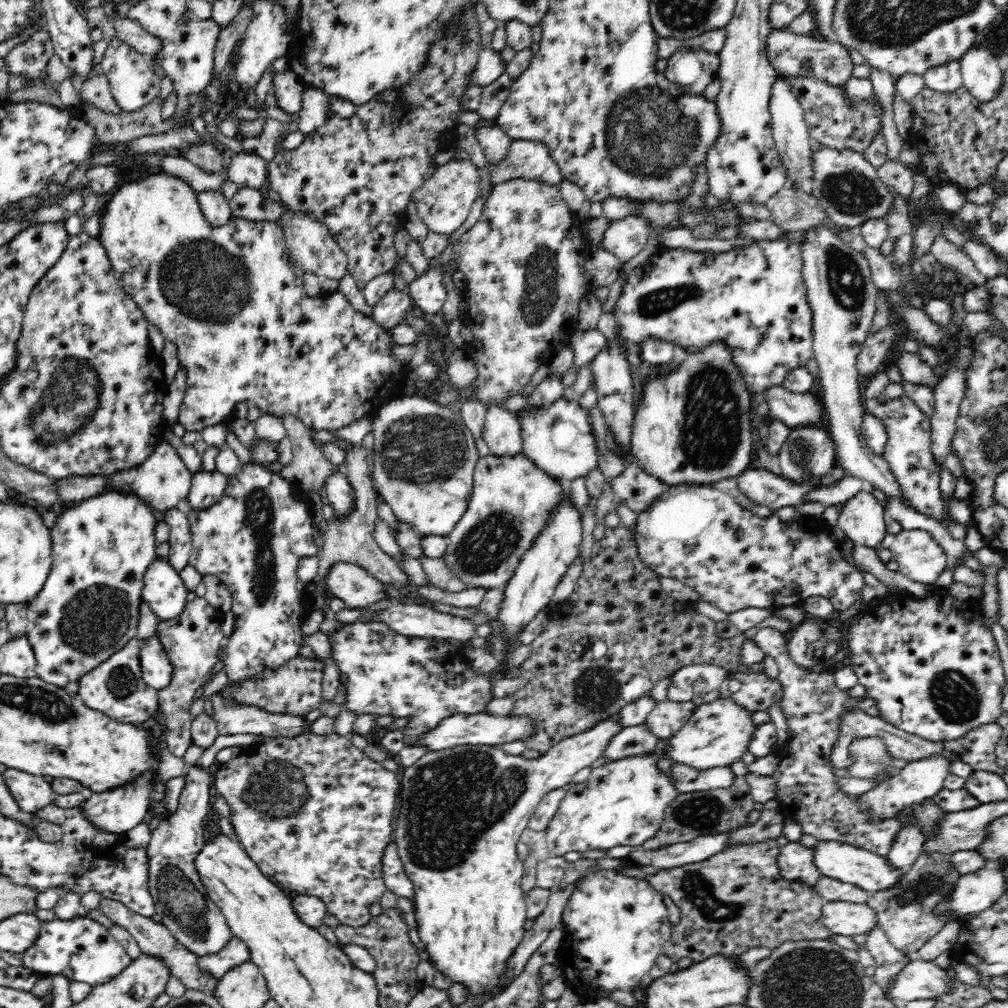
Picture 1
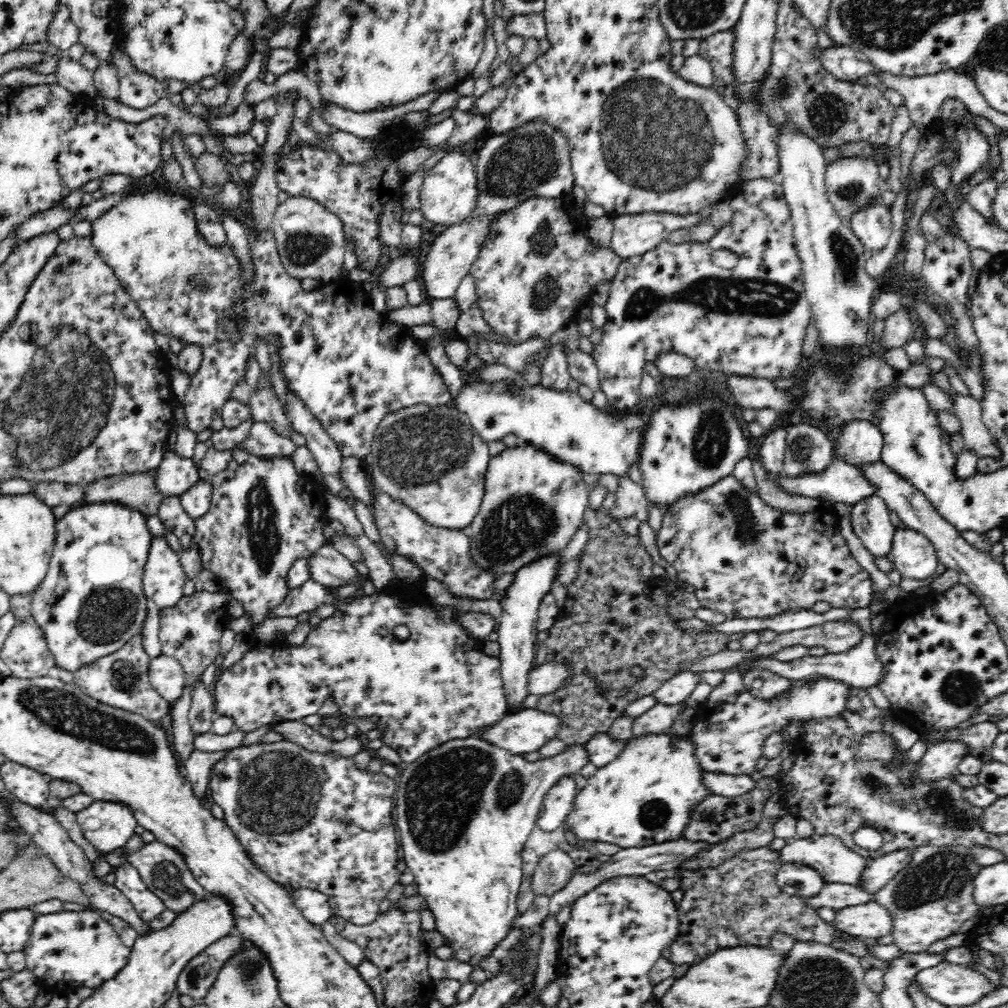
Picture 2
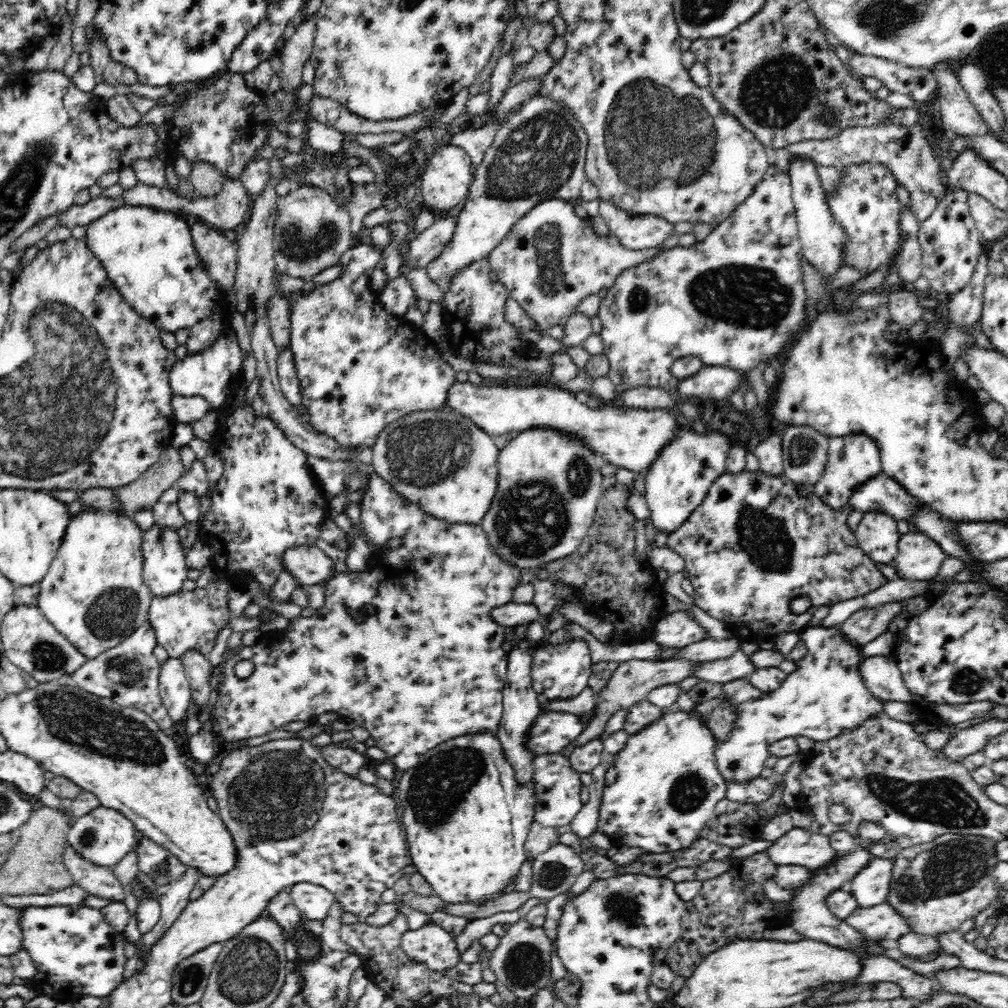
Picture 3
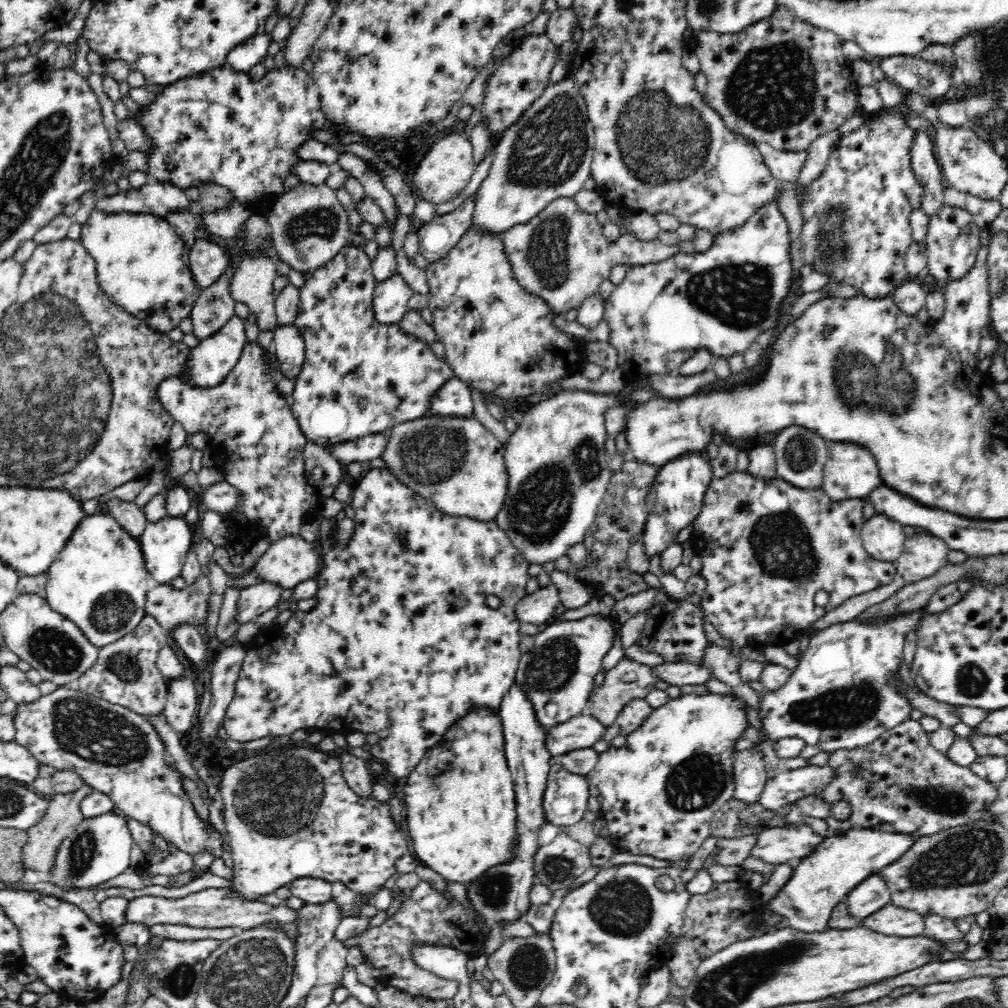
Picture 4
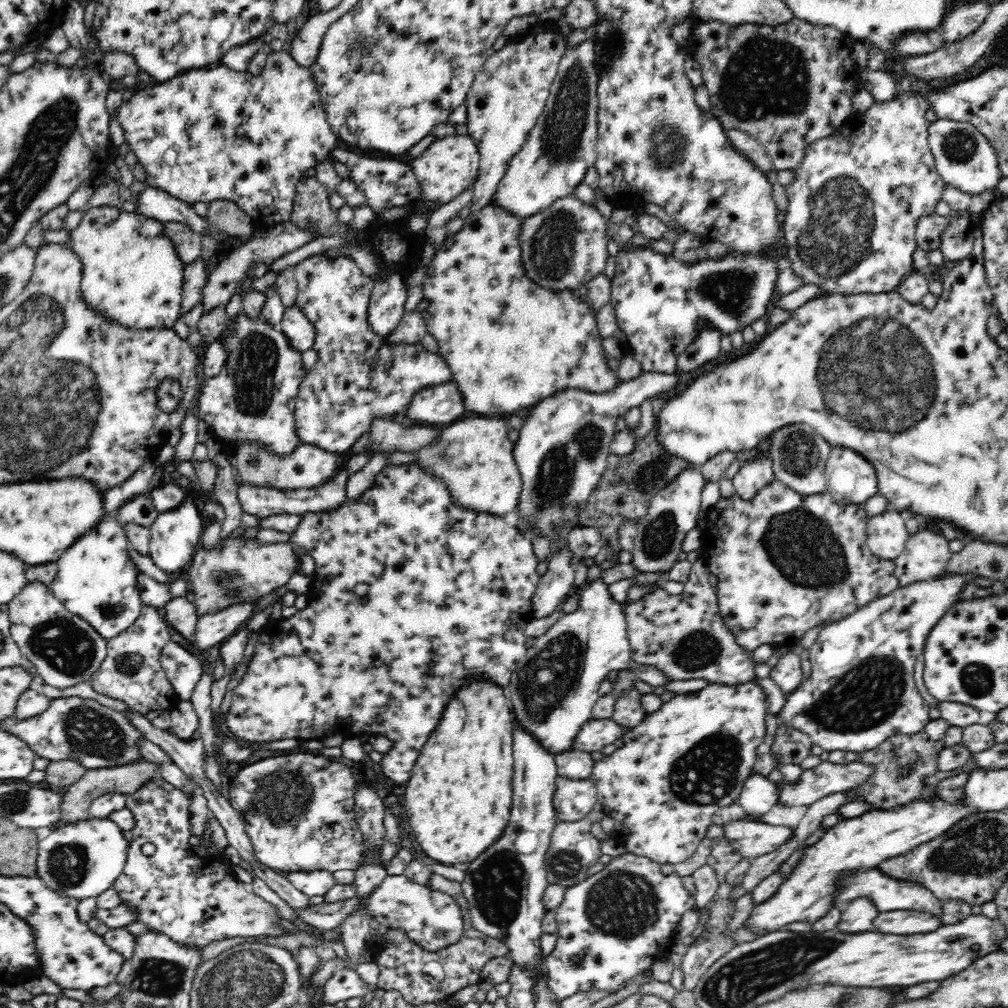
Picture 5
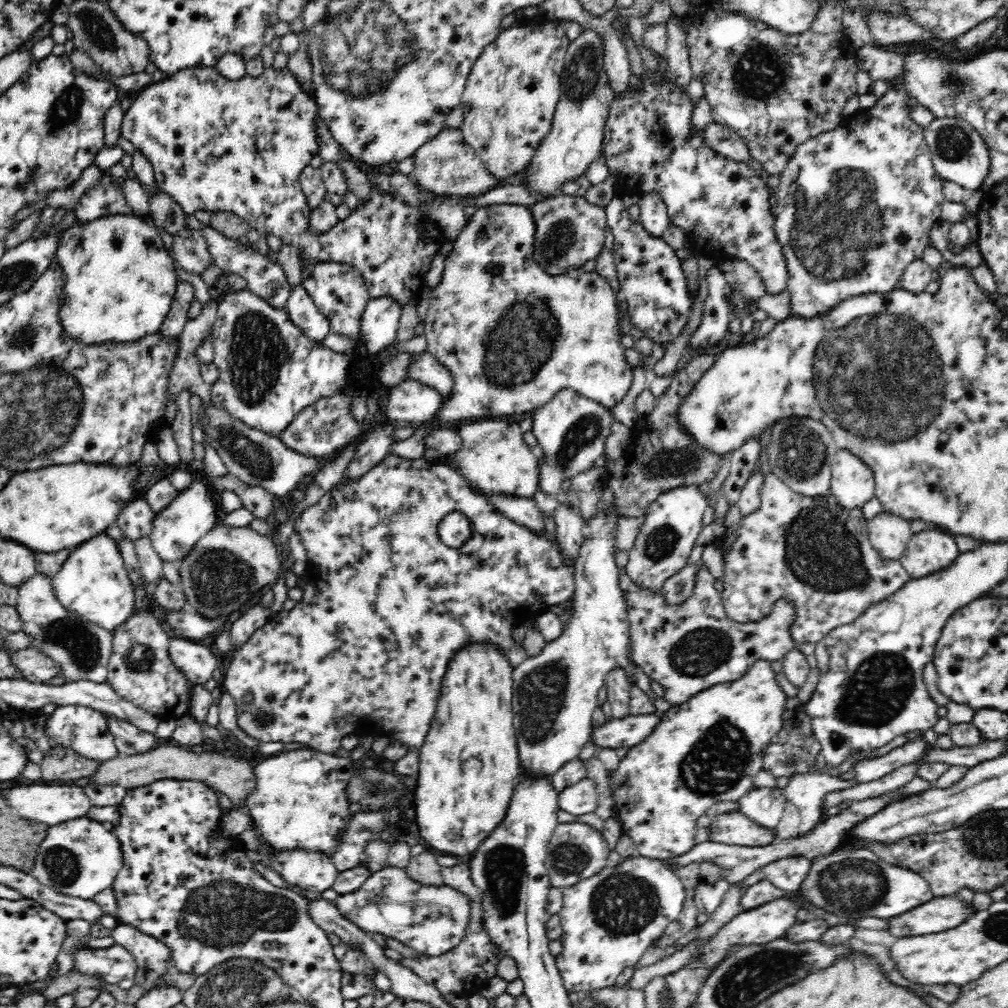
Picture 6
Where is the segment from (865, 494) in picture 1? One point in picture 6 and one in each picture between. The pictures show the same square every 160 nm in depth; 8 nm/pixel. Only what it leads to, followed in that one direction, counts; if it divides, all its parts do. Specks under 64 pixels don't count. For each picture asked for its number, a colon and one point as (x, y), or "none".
2: (869, 519)
3: (877, 534)
4: (883, 538)
5: (886, 535)
6: (889, 534)

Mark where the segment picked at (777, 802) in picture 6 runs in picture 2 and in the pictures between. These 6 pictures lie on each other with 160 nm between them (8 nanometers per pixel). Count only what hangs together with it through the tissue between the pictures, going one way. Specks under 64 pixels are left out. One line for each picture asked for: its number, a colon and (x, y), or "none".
2: (729, 727)
3: (824, 696)
4: (838, 696)
5: (758, 795)

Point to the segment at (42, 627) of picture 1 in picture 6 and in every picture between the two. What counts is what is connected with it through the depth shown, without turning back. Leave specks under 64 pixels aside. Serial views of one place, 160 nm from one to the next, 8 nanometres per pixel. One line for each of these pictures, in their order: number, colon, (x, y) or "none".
2: (91, 603)
3: (94, 594)
4: (99, 581)
5: (97, 580)
6: (93, 582)

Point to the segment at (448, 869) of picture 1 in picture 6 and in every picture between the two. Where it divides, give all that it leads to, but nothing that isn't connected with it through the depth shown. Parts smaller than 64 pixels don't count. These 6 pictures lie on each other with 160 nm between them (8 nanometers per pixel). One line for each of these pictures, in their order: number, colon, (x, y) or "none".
2: (465, 809)
3: (466, 817)
4: (460, 810)
5: (459, 799)
6: (455, 810)

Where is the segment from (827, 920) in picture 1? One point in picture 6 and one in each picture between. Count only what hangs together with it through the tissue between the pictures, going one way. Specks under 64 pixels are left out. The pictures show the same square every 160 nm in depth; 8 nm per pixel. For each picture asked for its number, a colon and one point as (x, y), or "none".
2: (870, 920)
3: (880, 922)
4: (890, 920)
5: (899, 922)
6: (941, 913)

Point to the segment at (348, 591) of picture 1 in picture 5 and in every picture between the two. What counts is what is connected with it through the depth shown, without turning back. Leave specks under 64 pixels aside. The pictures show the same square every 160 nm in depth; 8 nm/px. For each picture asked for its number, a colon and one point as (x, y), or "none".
2: (328, 567)
3: (312, 566)
4: (291, 560)
5: (242, 569)

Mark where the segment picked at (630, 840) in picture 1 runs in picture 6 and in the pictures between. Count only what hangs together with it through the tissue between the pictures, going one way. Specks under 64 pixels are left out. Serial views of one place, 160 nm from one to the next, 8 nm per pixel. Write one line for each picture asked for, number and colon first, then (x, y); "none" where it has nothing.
2: (645, 796)
3: (663, 786)
4: (658, 794)
5: (688, 759)
6: (709, 749)

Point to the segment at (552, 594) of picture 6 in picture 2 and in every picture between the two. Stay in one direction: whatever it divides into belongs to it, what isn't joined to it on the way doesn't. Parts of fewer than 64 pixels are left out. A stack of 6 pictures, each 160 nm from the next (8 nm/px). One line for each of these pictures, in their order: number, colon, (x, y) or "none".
2: (437, 685)
3: (406, 649)
4: (400, 643)
5: (448, 603)

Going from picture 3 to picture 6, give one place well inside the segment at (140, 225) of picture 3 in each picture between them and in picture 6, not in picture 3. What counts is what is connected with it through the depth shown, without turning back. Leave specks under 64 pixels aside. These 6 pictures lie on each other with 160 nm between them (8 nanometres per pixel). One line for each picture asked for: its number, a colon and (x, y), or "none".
4: (142, 262)
5: (132, 273)
6: (120, 282)

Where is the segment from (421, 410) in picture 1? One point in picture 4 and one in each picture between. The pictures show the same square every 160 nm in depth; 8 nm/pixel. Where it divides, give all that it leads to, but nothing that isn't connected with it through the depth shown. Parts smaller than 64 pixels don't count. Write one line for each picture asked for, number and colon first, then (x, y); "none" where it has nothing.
2: (430, 458)
3: (439, 459)
4: (457, 464)

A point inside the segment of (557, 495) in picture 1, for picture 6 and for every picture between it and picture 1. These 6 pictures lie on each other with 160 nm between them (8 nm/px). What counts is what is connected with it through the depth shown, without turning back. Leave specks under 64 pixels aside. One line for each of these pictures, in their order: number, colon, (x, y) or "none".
2: (532, 504)
3: (549, 485)
4: (557, 465)
5: (561, 453)
6: (571, 430)

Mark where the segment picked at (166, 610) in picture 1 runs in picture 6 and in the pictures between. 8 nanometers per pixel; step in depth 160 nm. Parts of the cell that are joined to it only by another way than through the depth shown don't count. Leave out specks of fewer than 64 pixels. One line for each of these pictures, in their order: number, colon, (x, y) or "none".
2: (163, 580)
3: (164, 569)
4: (164, 543)
5: (174, 536)
6: (176, 529)

